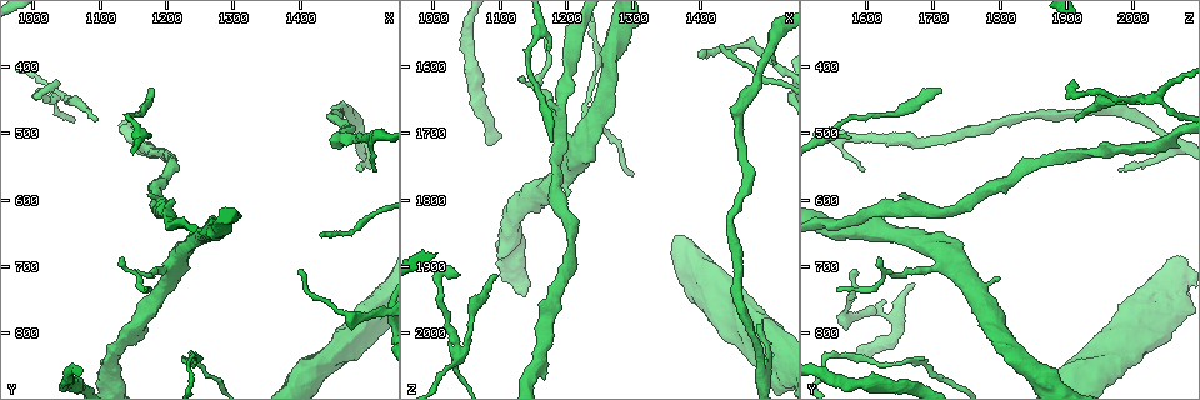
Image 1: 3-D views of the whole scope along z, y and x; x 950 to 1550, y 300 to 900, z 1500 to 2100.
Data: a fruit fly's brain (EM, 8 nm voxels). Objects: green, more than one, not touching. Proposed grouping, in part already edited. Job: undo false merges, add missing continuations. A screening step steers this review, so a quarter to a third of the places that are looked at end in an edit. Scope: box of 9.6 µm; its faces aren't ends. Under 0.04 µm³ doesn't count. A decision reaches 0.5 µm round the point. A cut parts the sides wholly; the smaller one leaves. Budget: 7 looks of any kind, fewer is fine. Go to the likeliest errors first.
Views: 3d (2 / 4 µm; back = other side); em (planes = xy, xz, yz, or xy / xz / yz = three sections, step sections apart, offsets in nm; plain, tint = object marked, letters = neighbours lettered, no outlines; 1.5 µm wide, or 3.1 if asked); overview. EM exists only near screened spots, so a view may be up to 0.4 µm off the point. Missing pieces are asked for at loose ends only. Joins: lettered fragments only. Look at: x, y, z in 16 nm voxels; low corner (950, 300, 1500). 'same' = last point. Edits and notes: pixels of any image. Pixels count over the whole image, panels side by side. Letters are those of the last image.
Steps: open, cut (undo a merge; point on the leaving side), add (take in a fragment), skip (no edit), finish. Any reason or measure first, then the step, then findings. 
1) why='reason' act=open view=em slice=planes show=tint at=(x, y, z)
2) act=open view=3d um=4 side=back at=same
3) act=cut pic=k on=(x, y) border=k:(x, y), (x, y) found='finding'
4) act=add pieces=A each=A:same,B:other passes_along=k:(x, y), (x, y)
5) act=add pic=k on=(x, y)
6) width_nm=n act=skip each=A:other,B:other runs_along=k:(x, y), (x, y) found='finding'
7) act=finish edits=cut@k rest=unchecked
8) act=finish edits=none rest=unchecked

why='arms part here' act=open view=3d um=2 at=(1050, 450, 2015)

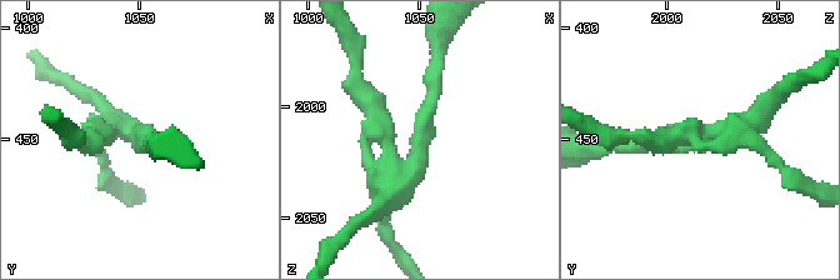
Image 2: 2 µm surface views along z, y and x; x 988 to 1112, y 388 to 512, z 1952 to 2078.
why='need the tissue' act=open view=em slice=yz step=4 show=tint at=(1047, 449, 2011)

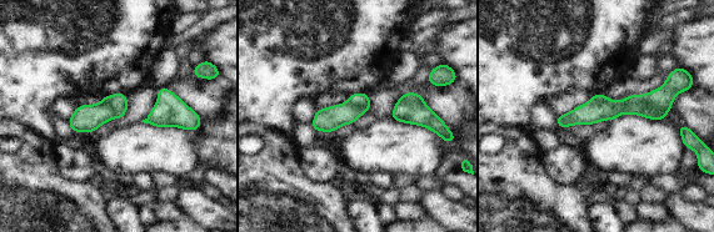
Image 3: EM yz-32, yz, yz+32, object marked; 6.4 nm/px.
act=open view=em slice=xy step=8 show=letters at=same

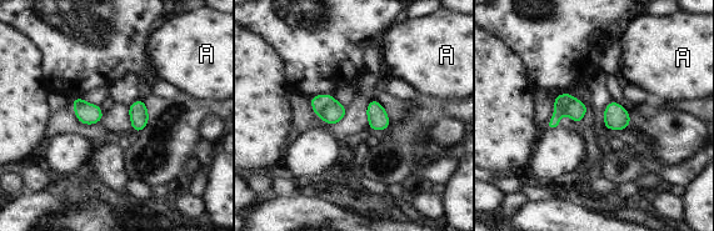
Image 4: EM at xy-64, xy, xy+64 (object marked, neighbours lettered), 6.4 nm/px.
act=cut pic=4 on=(333, 114) each=A:other border=4:(335, 101), (330, 103), (319, 116) found='two cells meet here'

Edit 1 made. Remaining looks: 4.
why='branch stops here' act=open view=em slice=planes show=letters at=(1495, 555, 1980)

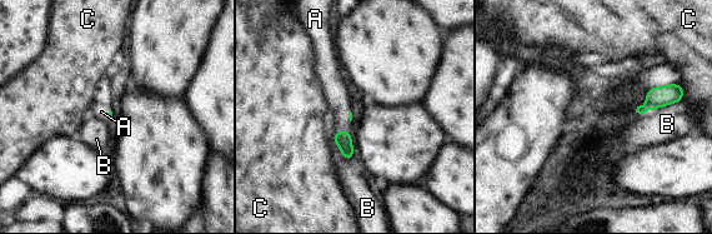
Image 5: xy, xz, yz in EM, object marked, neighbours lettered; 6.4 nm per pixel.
act=add pieces=A each=A:same,B:other,C:other passes_along=5:(342, 138), (342, 132), (336, 96) found='it goes on there'

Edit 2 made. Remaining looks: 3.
act=finish edits=cut@4,add@5 rest=unchecked

